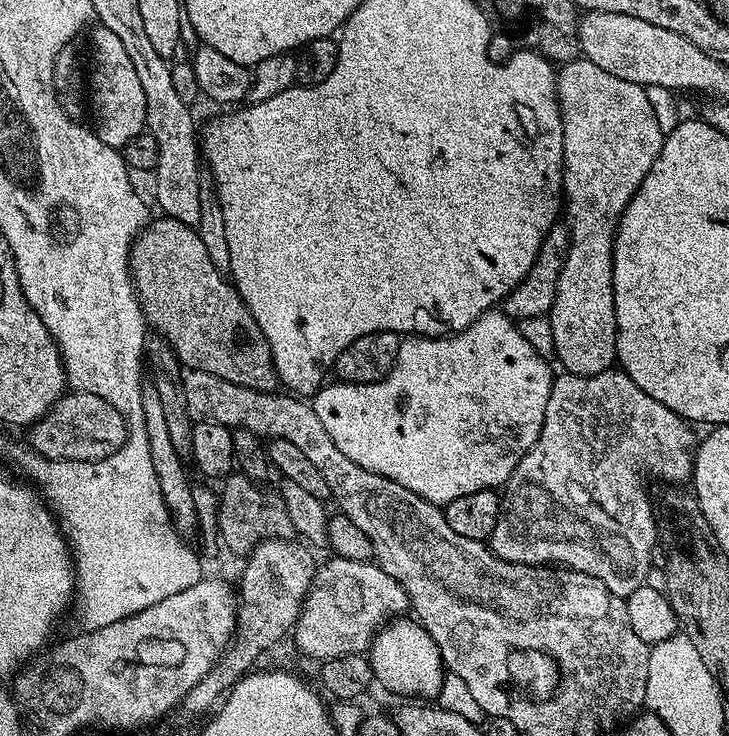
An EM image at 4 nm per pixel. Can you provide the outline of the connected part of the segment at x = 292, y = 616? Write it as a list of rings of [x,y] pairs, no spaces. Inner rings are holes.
[[[295,539],[263,540],[243,561],[244,573],[238,584],[236,609],[236,635],[232,644],[244,648],[250,654],[256,648],[272,648],[283,636],[287,637],[296,626],[296,619],[304,605],[306,594],[314,575],[313,553]],[[256,592],[260,592],[260,604],[256,604]]]

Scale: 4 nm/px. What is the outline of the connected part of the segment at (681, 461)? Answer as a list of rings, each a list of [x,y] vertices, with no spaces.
[[[609,370],[602,374],[593,376],[570,376],[560,374],[552,381],[550,390],[550,402],[546,402],[546,418],[542,422],[542,430],[534,442],[534,446],[518,462],[518,466],[512,472],[512,477],[502,488],[502,499],[500,502],[500,517],[494,526],[490,537],[492,553],[511,564],[538,564],[548,566],[555,562],[557,565],[573,568],[575,572],[585,572],[594,578],[601,580],[616,596],[627,597],[638,590],[638,586],[646,583],[649,572],[653,571],[652,547],[658,544],[656,534],[656,517],[654,515],[654,504],[648,500],[648,492],[644,489],[644,479],[653,476],[656,480],[668,480],[669,485],[680,486],[691,481],[692,464],[696,461],[696,445],[698,436],[695,436],[693,425],[684,420],[674,410],[662,406],[662,402],[654,402],[650,394],[638,390],[634,382],[623,370]]]

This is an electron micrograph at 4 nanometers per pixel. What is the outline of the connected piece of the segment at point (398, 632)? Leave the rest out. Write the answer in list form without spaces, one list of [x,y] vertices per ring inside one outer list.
[[[397,618],[388,621],[381,628],[366,653],[372,674],[377,685],[381,684],[388,692],[400,698],[419,698],[428,702],[437,694],[443,684],[446,669],[440,657],[434,638],[415,618]]]

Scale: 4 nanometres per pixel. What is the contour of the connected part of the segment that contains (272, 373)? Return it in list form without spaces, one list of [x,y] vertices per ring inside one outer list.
[[[153,219],[132,241],[130,257],[134,291],[140,297],[140,307],[144,309],[147,323],[151,327],[153,324],[156,327],[153,329],[168,341],[185,369],[202,370],[226,382],[259,392],[277,391],[278,377],[276,363],[272,360],[272,347],[239,292],[226,279],[222,269],[210,262],[210,254],[206,254],[206,246],[202,246],[202,238],[195,227],[177,220],[159,219]]]

